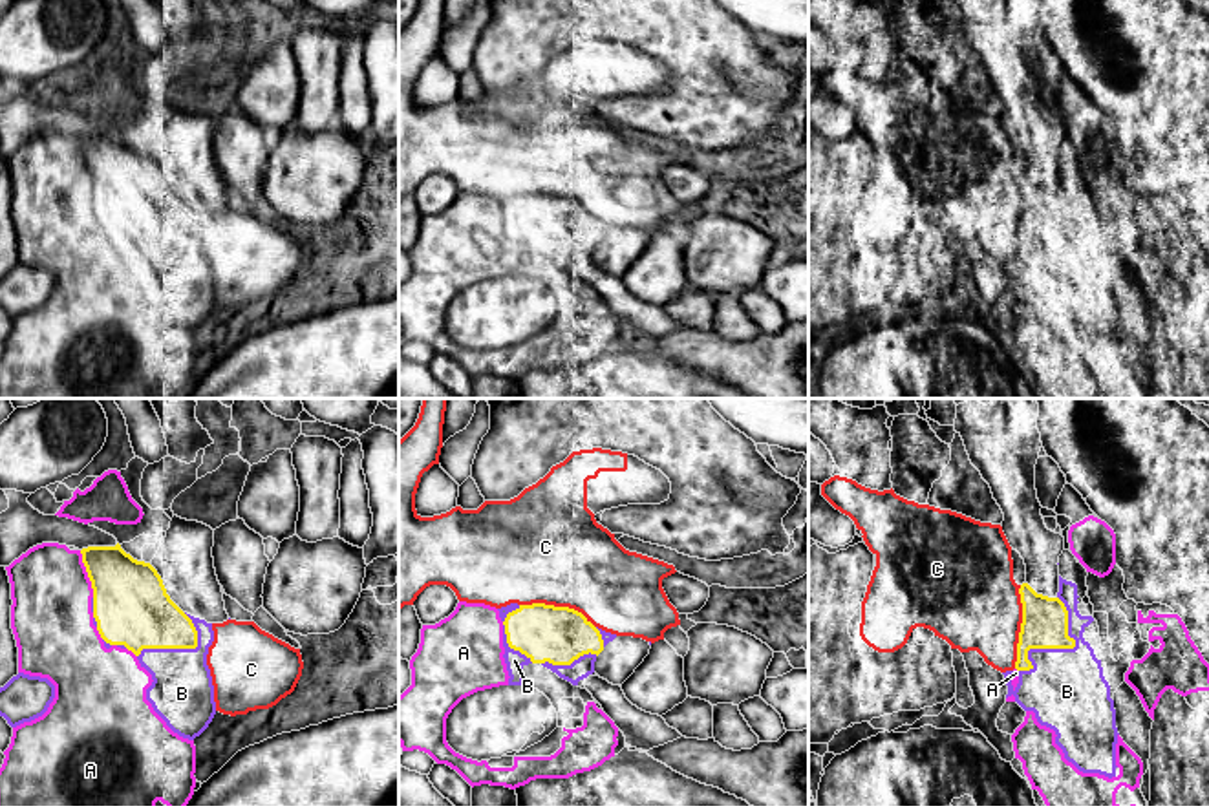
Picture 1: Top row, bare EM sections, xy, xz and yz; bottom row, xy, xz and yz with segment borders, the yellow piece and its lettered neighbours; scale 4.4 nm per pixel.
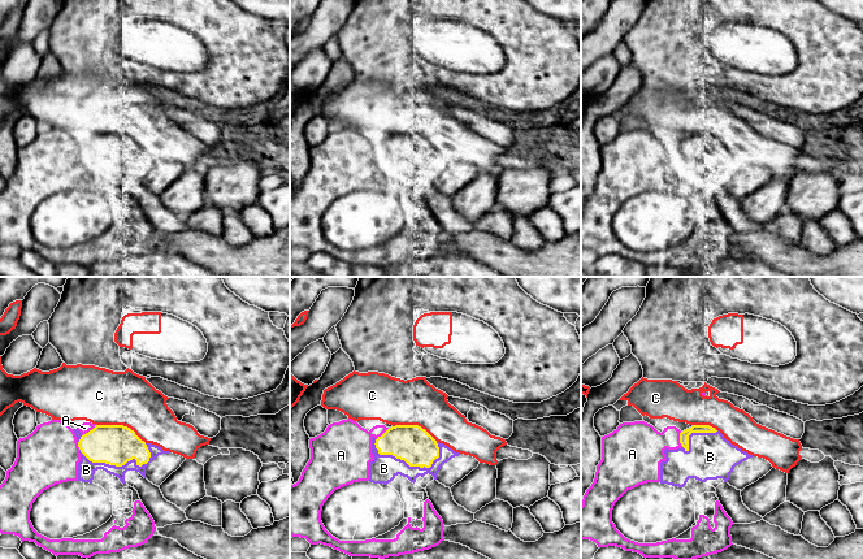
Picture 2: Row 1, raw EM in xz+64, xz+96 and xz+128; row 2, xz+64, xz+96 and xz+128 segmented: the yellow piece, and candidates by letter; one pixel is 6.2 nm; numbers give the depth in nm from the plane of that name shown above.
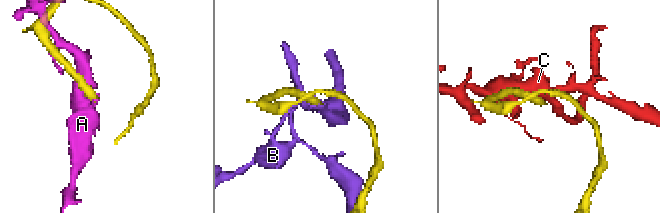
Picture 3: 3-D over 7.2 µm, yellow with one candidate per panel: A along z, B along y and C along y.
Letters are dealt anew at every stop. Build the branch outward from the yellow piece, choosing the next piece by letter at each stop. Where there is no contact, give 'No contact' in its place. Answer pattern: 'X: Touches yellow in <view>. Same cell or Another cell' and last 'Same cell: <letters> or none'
A: Touches yellow in xy. Another cell
B: Touches yellow in yz. Same cell
C: Touches yellow in yz. Another cell
Same cell: B

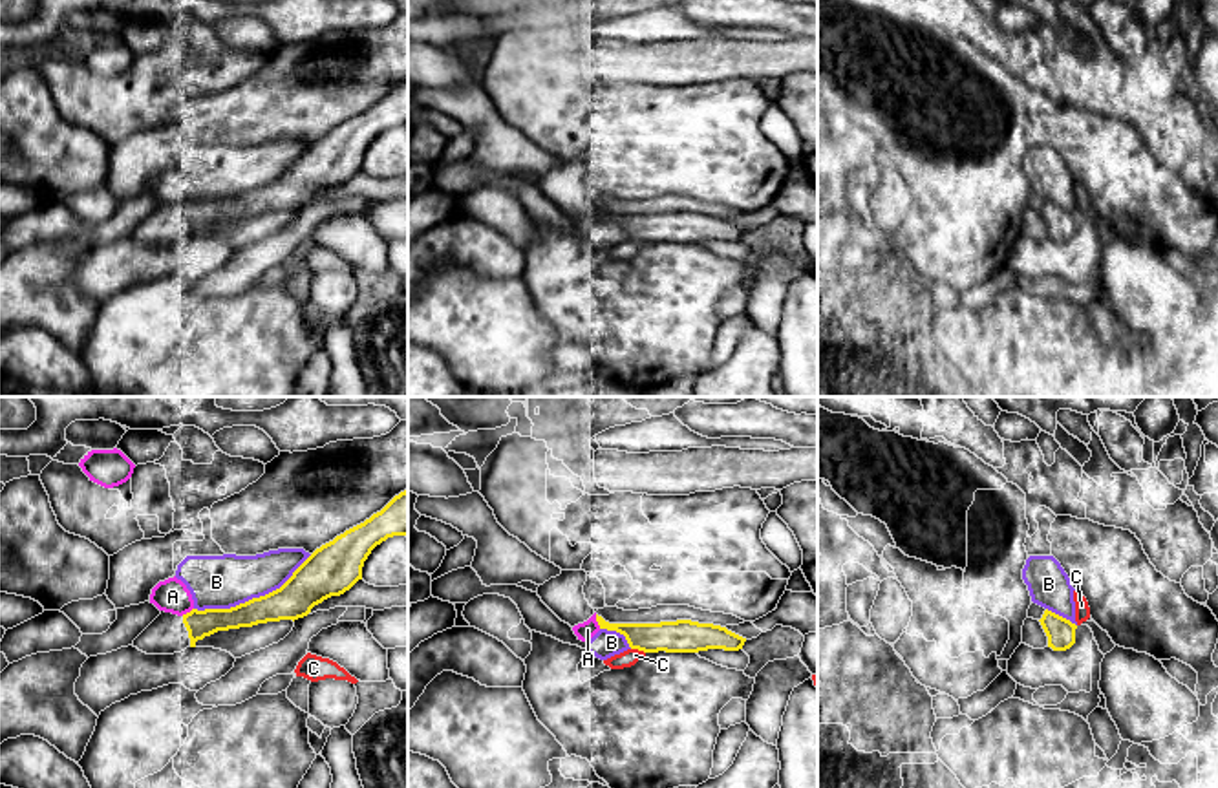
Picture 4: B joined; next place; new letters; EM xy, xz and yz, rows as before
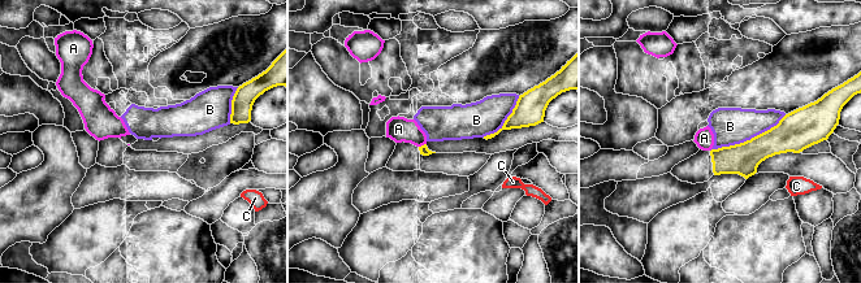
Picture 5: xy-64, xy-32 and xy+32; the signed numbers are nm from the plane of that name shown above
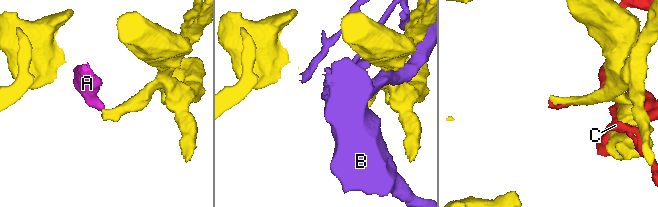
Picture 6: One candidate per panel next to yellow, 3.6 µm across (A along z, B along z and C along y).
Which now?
A: Touches yellow in xz. Another cell
B: Touches yellow in xy. Another cell
C: Touches yellow in xz. Another cell
Same cell: none

